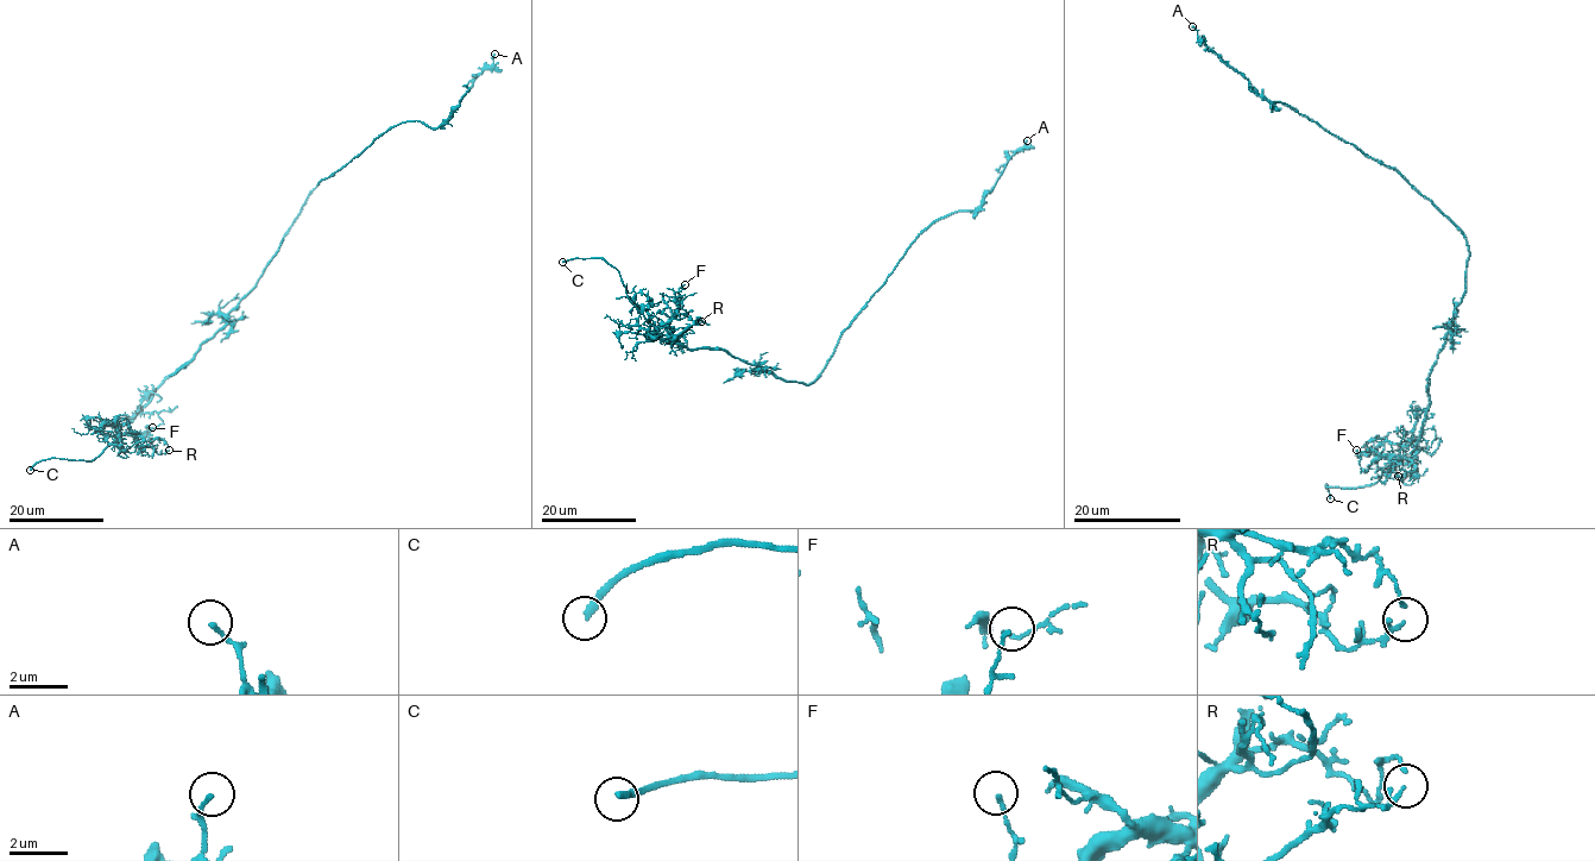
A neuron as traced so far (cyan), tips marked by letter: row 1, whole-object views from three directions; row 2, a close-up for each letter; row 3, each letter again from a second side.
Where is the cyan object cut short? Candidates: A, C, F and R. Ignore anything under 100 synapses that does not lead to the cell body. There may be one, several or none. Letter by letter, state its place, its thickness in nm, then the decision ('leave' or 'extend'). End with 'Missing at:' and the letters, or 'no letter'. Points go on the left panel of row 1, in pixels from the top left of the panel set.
A: (495, 54) | 130 nm | leave
C: (30, 470) | 240 nm | extend
F: (152, 427) | 110 nm | leave
R: (169, 450) | 130 nm | leave
Missing at: C

